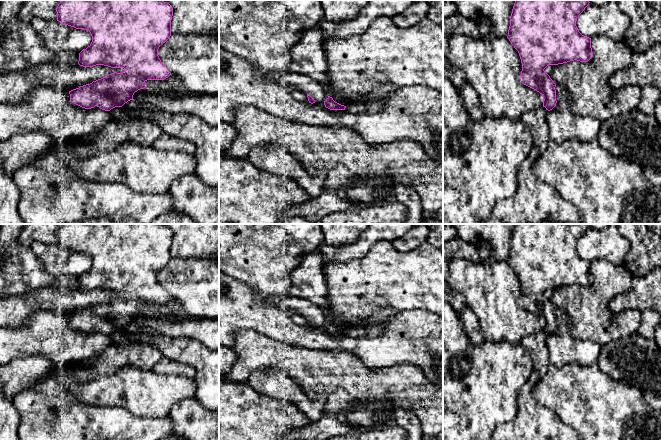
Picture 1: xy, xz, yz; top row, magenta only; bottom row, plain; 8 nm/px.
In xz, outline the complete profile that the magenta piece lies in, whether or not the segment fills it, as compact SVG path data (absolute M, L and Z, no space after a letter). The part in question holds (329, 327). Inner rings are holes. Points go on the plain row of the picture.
M288 294L271 296L267 301L276 307L288 312L300 314L308 321L309 327L323 326L325 331L330 334L345 334L346 330L333 324L314 303L307 299L291 297Z

